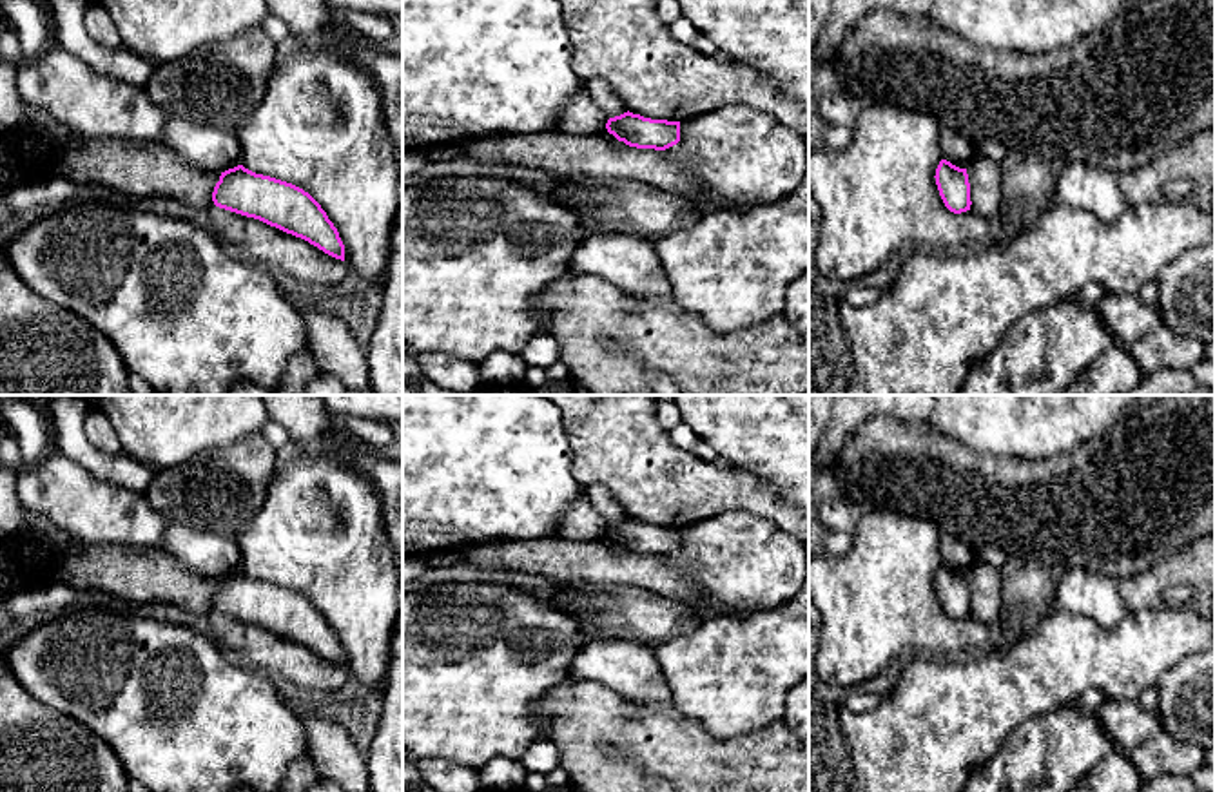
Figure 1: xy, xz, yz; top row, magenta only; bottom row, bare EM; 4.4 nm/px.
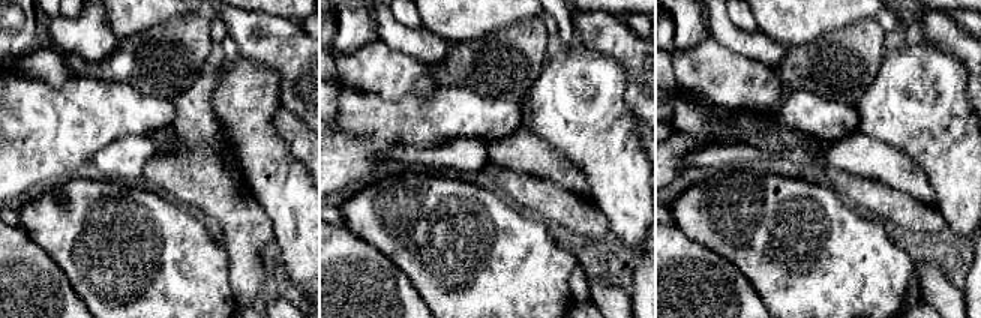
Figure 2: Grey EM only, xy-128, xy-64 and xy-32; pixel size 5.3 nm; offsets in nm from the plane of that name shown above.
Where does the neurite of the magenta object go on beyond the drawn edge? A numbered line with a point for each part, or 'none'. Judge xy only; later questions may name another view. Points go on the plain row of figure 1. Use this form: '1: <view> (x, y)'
none

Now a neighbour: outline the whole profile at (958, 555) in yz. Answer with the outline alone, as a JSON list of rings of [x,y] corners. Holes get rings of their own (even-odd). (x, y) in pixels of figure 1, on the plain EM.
[[[941,531],[939,556],[943,565],[950,567],[959,575],[967,575],[967,571],[977,562],[976,547],[948,531]]]

